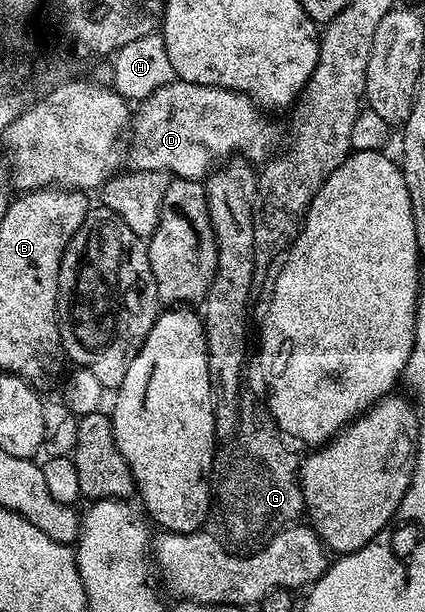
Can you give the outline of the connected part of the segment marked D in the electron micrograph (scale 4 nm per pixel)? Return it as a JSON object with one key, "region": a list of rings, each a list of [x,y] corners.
{"region":[[[176,78],[168,86],[160,86],[160,90],[156,90],[147,100],[137,105],[132,116],[132,131],[128,136],[129,167],[140,172],[169,174],[180,180],[205,181],[213,169],[238,153],[247,161],[265,162],[280,148],[278,128],[266,116],[269,115],[263,114],[258,105],[242,92],[193,84]]]}

